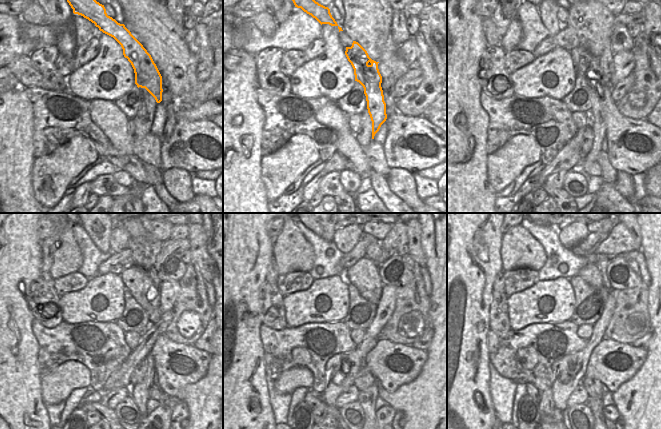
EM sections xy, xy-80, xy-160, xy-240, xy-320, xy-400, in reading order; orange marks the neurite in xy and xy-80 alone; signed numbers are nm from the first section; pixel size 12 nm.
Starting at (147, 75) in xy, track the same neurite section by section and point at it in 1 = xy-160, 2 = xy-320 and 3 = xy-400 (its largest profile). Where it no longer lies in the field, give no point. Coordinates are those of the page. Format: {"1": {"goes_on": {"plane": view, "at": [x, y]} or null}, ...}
{"1": {"goes_on": {"plane": "xy-160", "at": [598, 122]}}, "2": {"goes_on": {"plane": "xy-320", "at": [367, 398]}}, "3": {"goes_on": {"plane": "xy-400", "at": [596, 405]}}}

